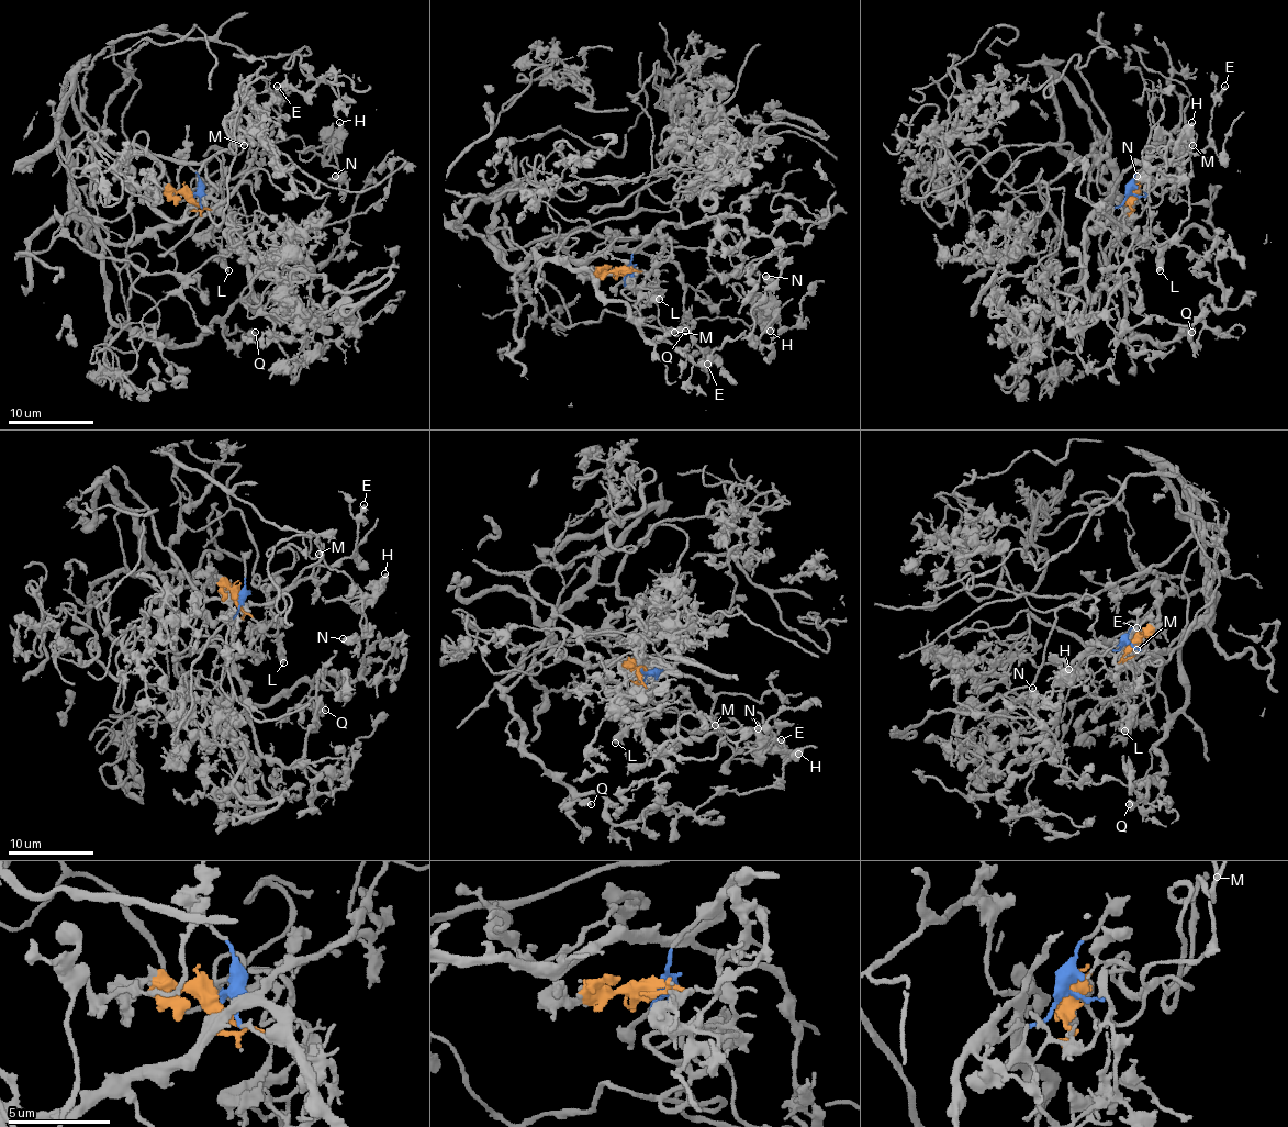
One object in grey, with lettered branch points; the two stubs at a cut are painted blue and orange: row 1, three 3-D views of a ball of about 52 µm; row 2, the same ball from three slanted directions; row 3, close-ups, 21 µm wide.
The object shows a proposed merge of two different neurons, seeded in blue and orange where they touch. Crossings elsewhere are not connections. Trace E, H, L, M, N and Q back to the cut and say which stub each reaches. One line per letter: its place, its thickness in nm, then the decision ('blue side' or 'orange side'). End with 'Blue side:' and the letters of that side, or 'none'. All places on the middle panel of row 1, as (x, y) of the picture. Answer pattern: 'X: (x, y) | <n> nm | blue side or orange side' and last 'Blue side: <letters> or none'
E: (707, 364) | 360 nm | blue side
H: (770, 331) | 500 nm | orange side
L: (659, 299) | 500 nm | orange side
M: (674, 332) | 160 nm | orange side
N: (765, 276) | 500 nm | orange side
Q: (685, 331) | 360 nm | blue side
Blue side: E, Q

